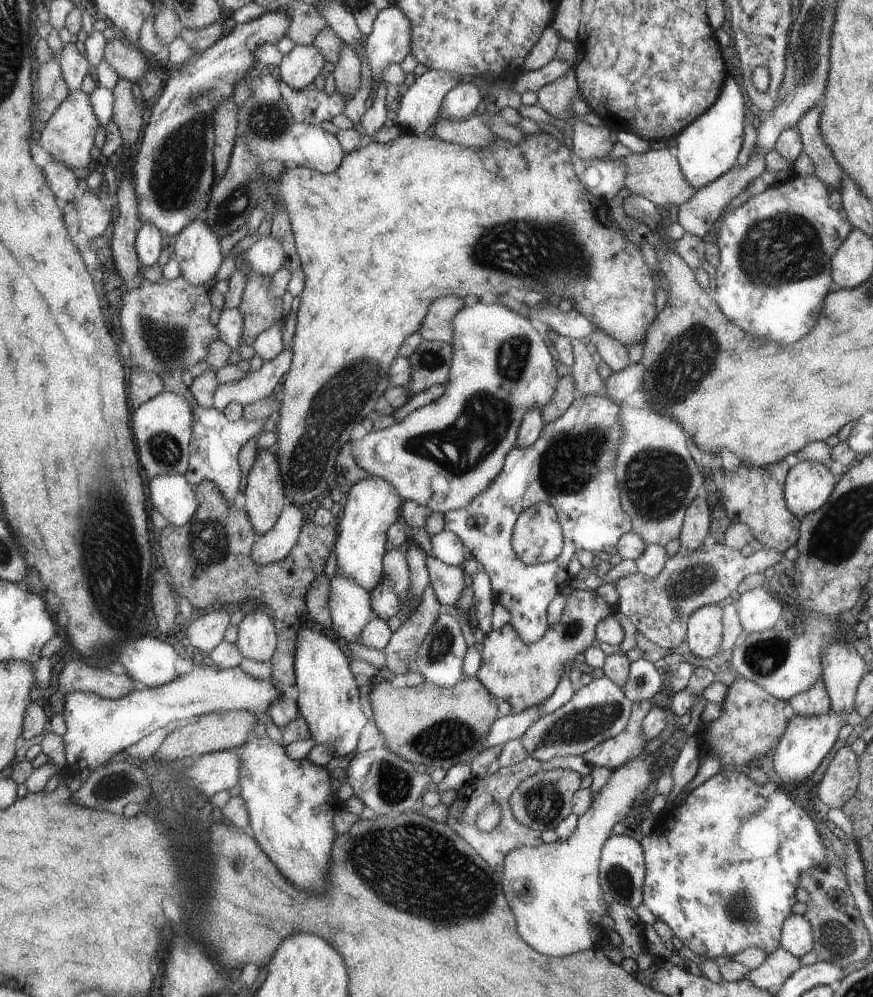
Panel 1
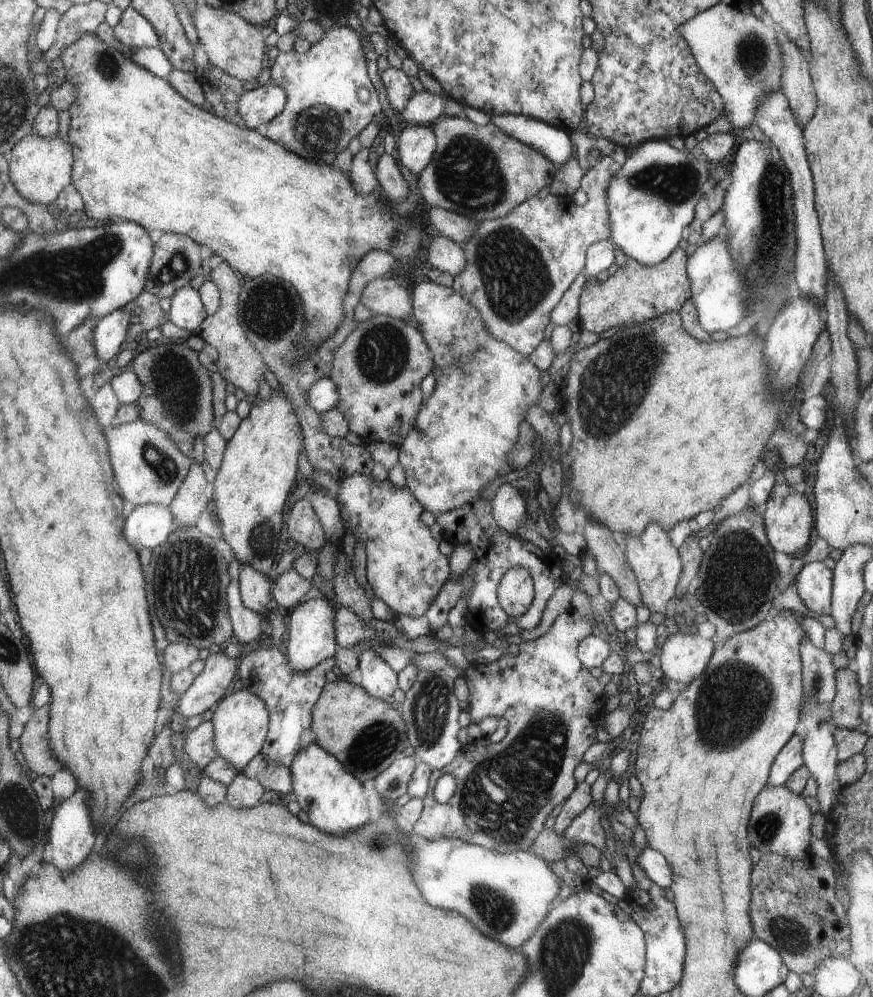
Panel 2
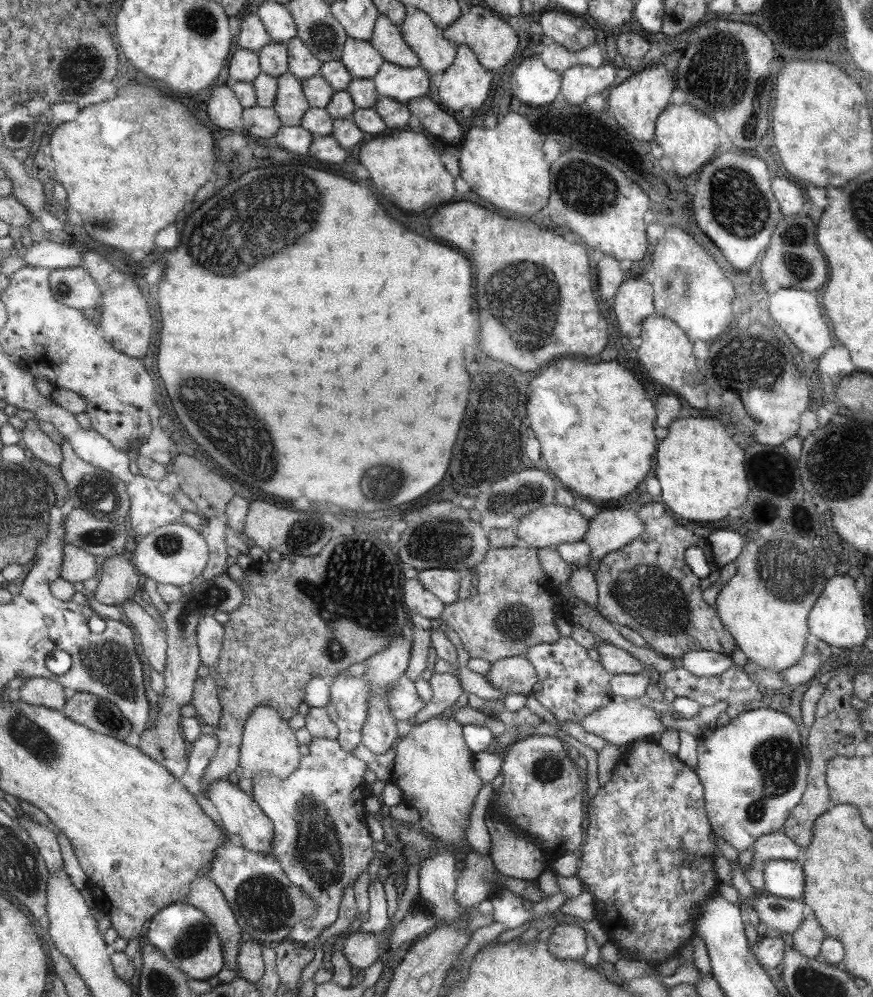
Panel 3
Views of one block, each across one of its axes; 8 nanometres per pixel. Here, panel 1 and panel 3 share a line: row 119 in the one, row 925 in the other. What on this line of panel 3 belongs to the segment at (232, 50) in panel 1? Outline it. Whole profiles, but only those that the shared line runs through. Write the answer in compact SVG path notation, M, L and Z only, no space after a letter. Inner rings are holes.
M176 900L174 904L160 910L150 920L147 939L149 943L157 946L170 962L185 971L191 979L208 981L216 976L225 964L224 950L222 950L221 937L205 911L197 907Z

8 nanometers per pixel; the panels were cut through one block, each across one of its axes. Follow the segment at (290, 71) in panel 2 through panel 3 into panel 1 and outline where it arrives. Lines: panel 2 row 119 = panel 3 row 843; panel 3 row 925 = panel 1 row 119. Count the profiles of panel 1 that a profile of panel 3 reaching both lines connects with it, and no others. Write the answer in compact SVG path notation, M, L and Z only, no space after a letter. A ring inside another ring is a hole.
M278 79L280 92L284 102L288 104L288 110L292 112L292 118L296 122L304 124L321 125L322 122L332 120L334 116L342 113L346 108L346 96L338 90L334 94L326 94L315 86L308 86L302 90L292 90L288 84Z

